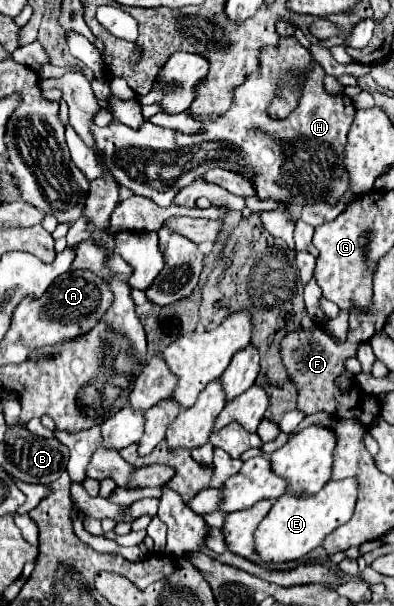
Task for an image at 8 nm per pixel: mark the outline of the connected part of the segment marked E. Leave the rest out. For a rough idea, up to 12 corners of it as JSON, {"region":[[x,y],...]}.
{"region":[[357,480],[307,498],[283,494],[257,526],[263,564],[315,550],[349,522]]}

